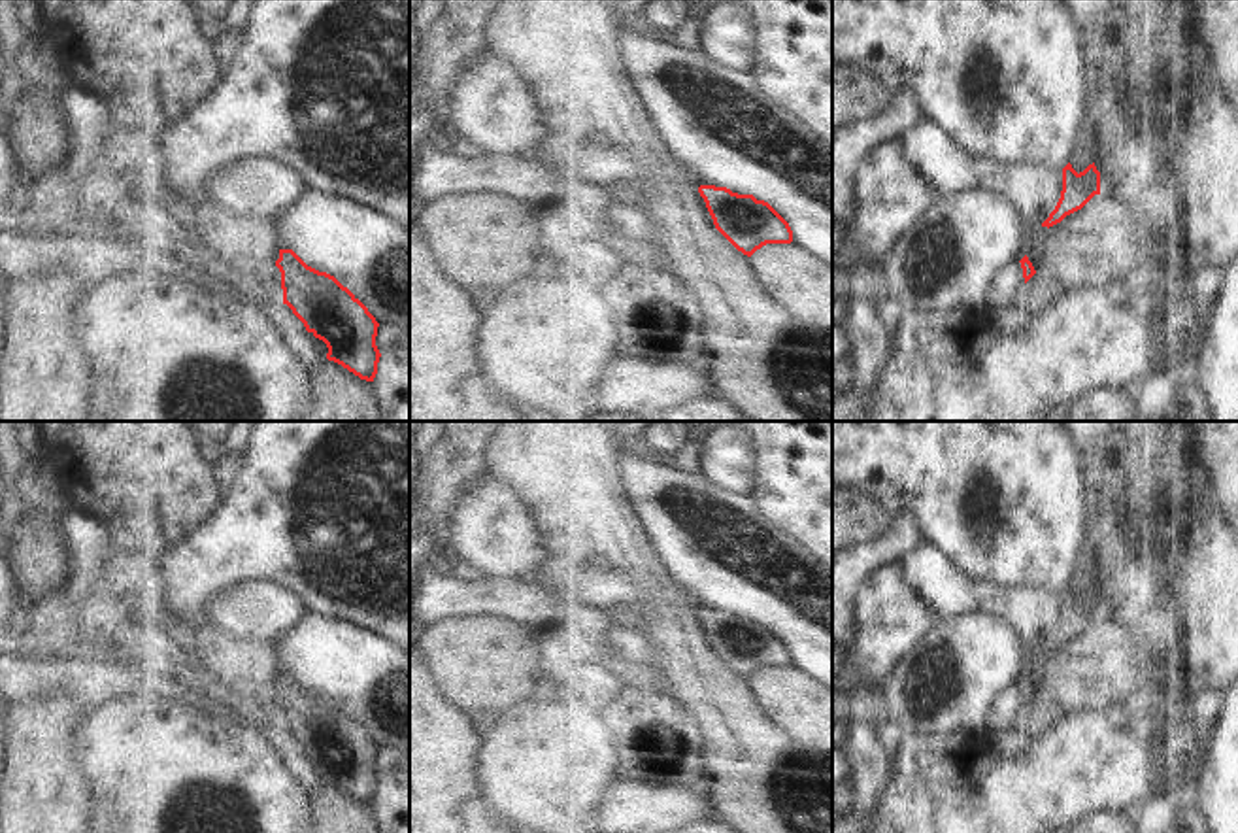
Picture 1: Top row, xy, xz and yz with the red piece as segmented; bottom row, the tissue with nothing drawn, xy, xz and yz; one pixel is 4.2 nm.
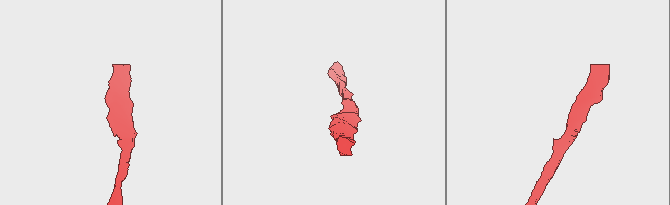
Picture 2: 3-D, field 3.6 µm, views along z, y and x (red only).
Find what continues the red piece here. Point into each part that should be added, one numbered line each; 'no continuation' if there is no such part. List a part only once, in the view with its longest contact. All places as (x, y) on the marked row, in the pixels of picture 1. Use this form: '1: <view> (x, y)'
no continuation

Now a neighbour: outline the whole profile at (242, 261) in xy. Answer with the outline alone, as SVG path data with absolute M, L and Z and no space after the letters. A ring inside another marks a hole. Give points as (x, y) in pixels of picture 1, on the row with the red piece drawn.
M204 198L177 223L177 244L185 259L232 263L259 274L279 259L279 232L274 221L240 215Z

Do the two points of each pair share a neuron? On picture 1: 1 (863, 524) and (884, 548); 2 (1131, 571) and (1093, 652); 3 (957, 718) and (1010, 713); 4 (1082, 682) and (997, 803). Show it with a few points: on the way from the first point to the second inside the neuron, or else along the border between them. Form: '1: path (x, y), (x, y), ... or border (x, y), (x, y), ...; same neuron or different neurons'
1: border (893, 512), (872, 539), (852, 548); different neurons
2: border (1101, 614), (1108, 616), (1129, 635), (1133, 656); different neurons
3: border (1014, 684), (995, 697), (986, 730); different neurons
4: border (1067, 709), (1110, 713); different neurons

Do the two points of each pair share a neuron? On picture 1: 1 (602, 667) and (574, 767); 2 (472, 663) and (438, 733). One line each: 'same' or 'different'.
1: different
2: different

